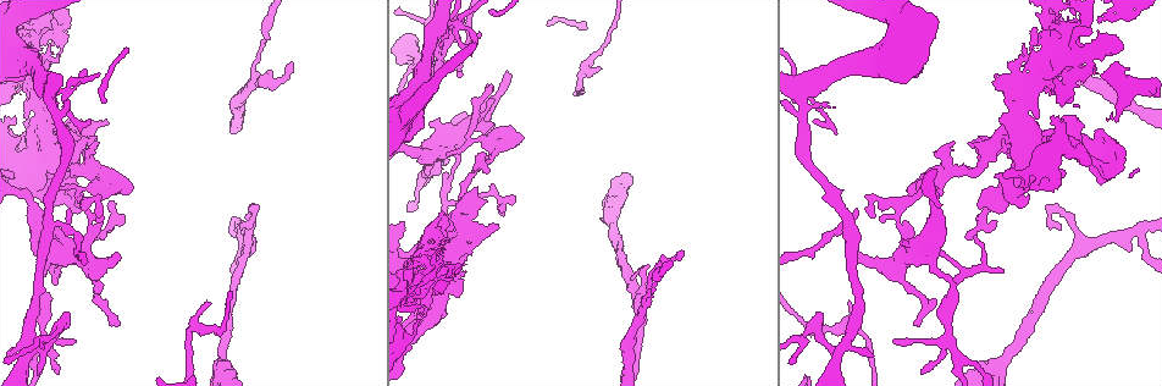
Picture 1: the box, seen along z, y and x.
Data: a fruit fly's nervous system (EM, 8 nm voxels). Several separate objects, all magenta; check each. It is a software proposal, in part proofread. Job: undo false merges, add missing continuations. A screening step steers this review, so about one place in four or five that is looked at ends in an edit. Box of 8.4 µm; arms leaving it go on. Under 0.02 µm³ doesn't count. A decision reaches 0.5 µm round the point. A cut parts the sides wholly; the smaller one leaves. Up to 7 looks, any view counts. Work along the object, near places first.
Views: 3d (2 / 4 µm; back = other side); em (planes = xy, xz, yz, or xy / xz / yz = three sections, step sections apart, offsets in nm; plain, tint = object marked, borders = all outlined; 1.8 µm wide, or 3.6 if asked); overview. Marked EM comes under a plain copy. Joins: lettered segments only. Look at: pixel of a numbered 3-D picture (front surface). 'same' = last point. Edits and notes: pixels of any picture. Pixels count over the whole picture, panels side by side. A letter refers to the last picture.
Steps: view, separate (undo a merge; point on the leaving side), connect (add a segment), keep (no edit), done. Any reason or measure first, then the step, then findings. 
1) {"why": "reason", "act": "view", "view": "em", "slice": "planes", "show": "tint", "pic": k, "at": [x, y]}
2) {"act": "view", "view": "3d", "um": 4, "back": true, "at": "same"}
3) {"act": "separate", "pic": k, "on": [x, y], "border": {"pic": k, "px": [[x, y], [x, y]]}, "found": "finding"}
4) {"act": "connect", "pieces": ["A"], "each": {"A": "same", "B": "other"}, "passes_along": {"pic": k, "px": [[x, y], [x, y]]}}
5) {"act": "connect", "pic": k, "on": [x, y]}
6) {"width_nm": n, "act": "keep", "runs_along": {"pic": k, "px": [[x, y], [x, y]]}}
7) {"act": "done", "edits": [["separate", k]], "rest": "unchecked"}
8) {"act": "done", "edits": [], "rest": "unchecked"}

{"why": "three-way junction", "act": "view", "view": "3d", "um": 2, "pic": 1, "at": [483, 124]}

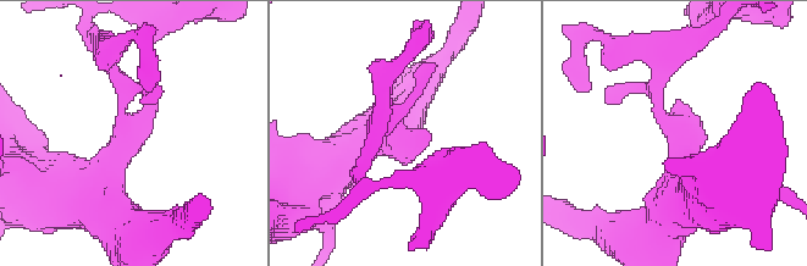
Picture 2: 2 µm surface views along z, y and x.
{"act": "view", "view": "em", "slice": "xy", "step": 16, "show": "tint", "pic": 2, "at": [128, 142]}

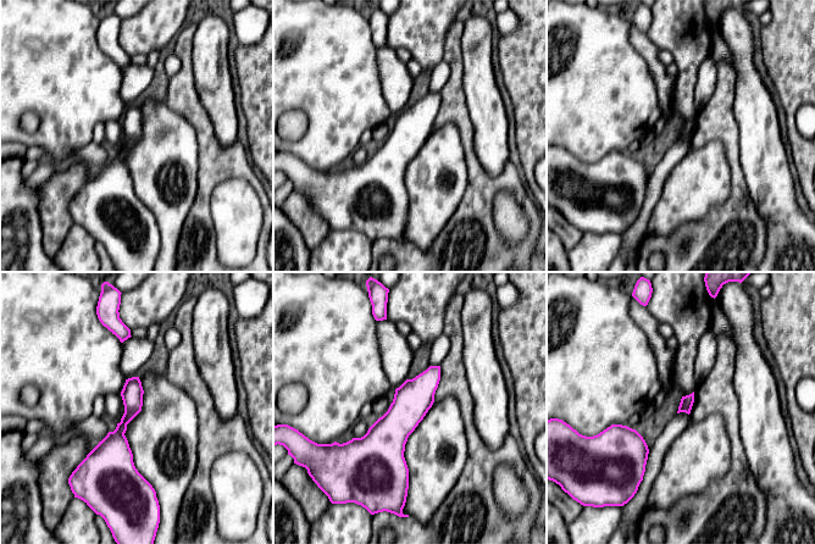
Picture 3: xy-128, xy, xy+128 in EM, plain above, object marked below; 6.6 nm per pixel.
{"act": "view", "view": "em", "slice": "planes", "show": "borders", "at": "same"}

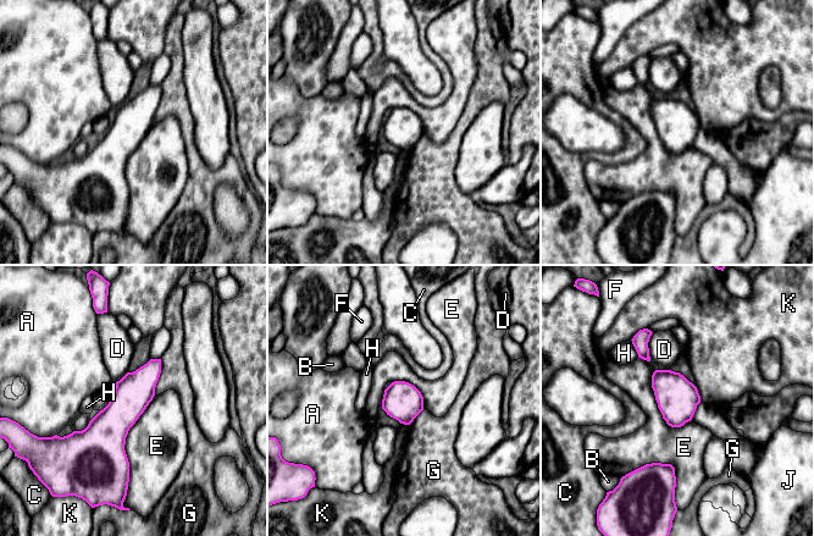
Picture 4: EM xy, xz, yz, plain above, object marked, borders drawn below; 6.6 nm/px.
{"longest_contact_nm": ["E", 650], "act": "keep", "each": {"A": "other", "B": "other", "C": "other", "D": "other", "E": "other", "F": "other", "G": "other", "H": "other", "J": "other", "K": "other"}, "runs_along": {"pic": 4, "px": [[158, 362], [115, 420], [125, 475]]}, "found": "continuous, no second neuron"}

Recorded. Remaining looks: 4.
{"why": "abrupt turn", "act": "view", "view": "em", "slice": "planes", "show": "borders", "pic": 1, "at": [806, 327]}

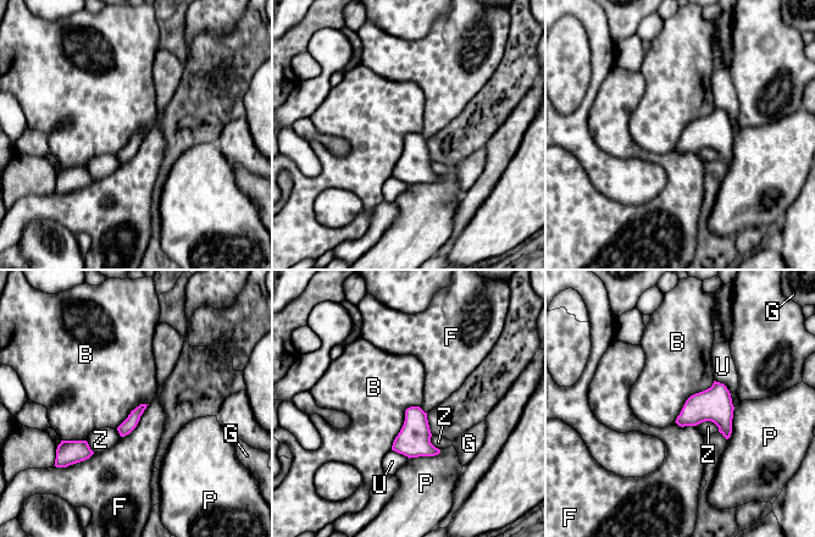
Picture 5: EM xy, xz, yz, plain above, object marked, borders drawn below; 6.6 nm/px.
{"longest_contact_nm": ["B", 340], "act": "keep", "each": {"B": "other", "F": "other", "G": "other", "P": "other", "U": "other", "Z": "other"}, "border": {"pic": 5, "px": [[419, 405], [405, 410], [391, 449]]}, "found": "all the same neuron"}

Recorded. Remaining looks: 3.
{"why": "sudden change in width", "act": "view", "view": "3d", "um": 2, "back": true, "pic": 1, "at": [1004, 359]}

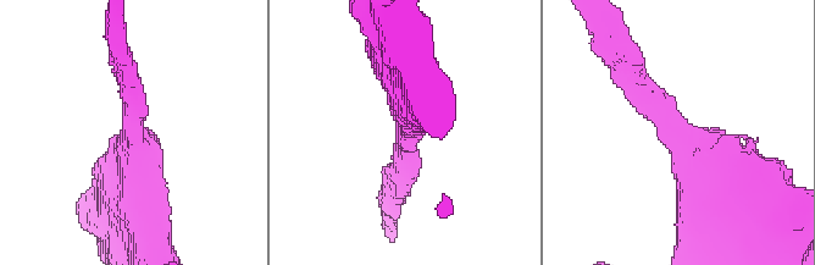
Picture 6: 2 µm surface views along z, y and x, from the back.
{"arm_widths_nm": [170, 400], "why": "now the EM", "act": "view", "view": "em", "slice": "xy", "step": 8, "show": "tint", "pic": 6, "at": [672, 124]}

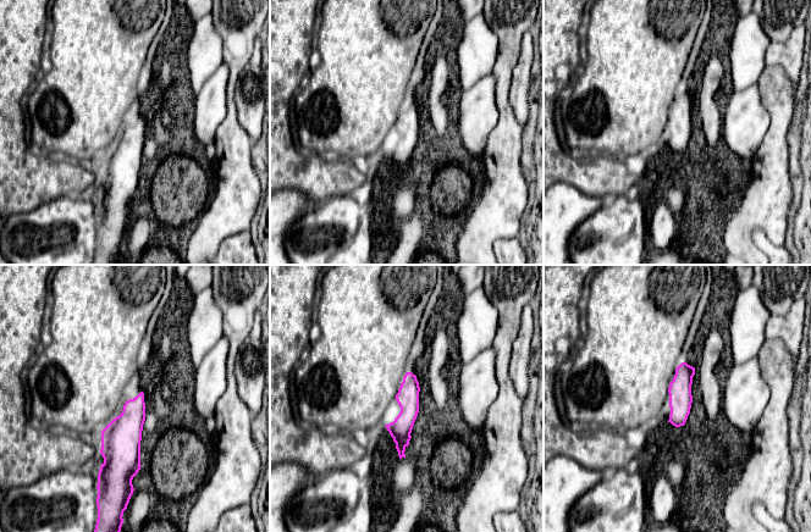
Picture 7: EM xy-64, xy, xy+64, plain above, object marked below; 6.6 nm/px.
{"act": "view", "view": "em", "slice": "xy", "step": 8, "show": "borders", "at": "same"}

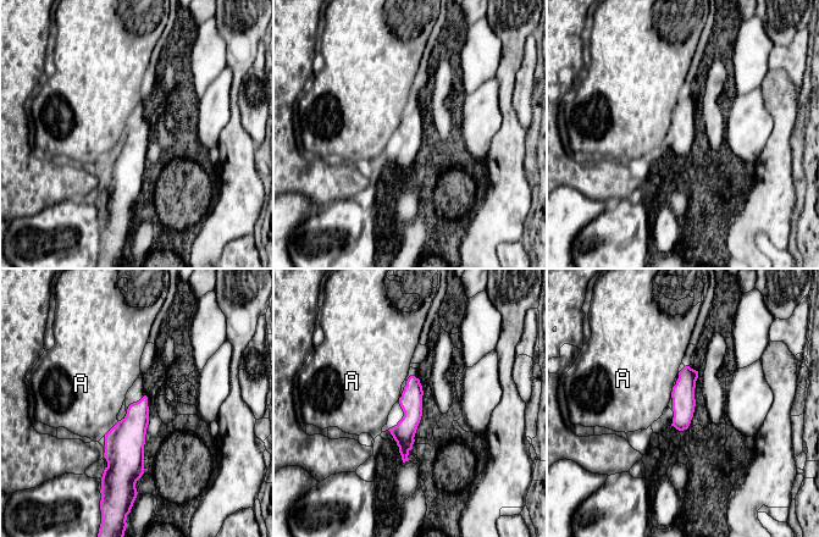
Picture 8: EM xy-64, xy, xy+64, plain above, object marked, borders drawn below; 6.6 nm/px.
{"act": "keep", "each": {"A": "other"}, "border": {"pic": 8, "px": [[119, 421], [104, 435]]}, "found": "one neuron here"}

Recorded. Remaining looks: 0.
{"act": "done", "edits": [], "rest": "unchecked"}

